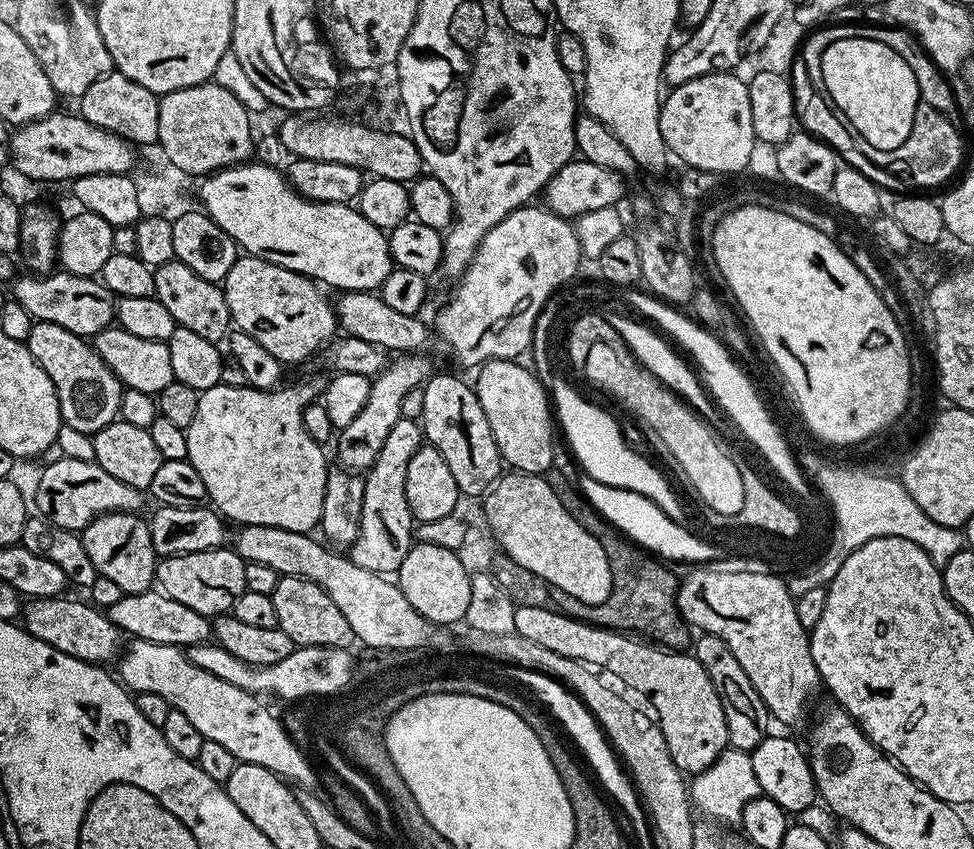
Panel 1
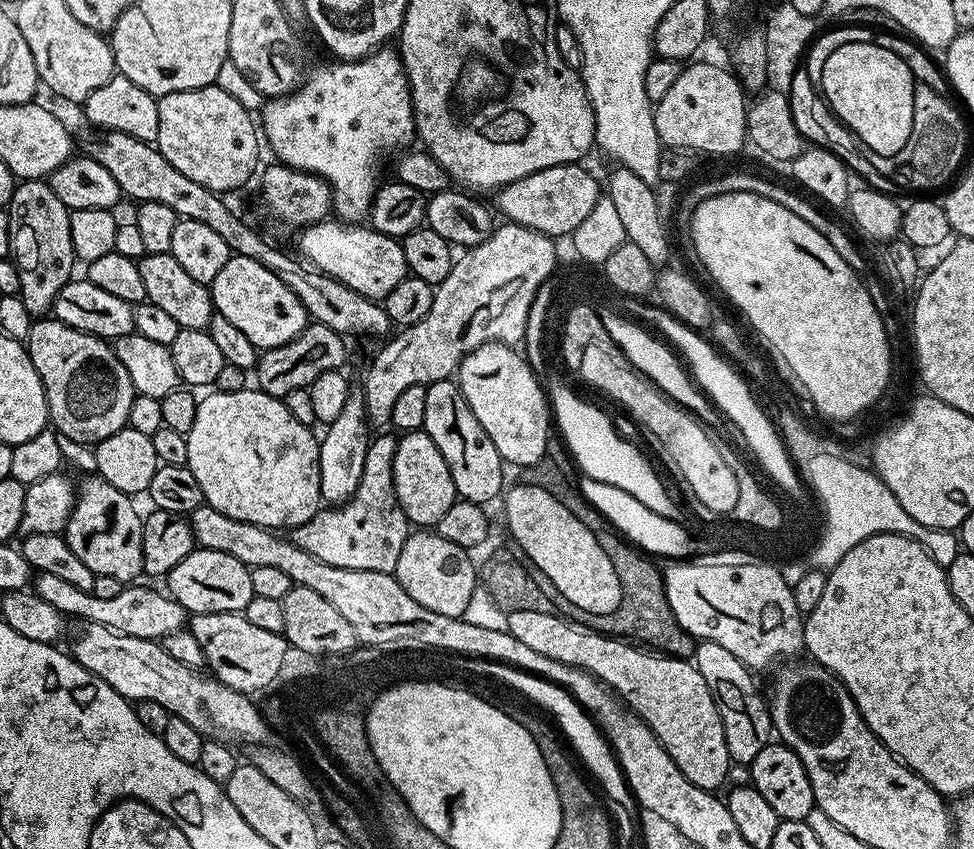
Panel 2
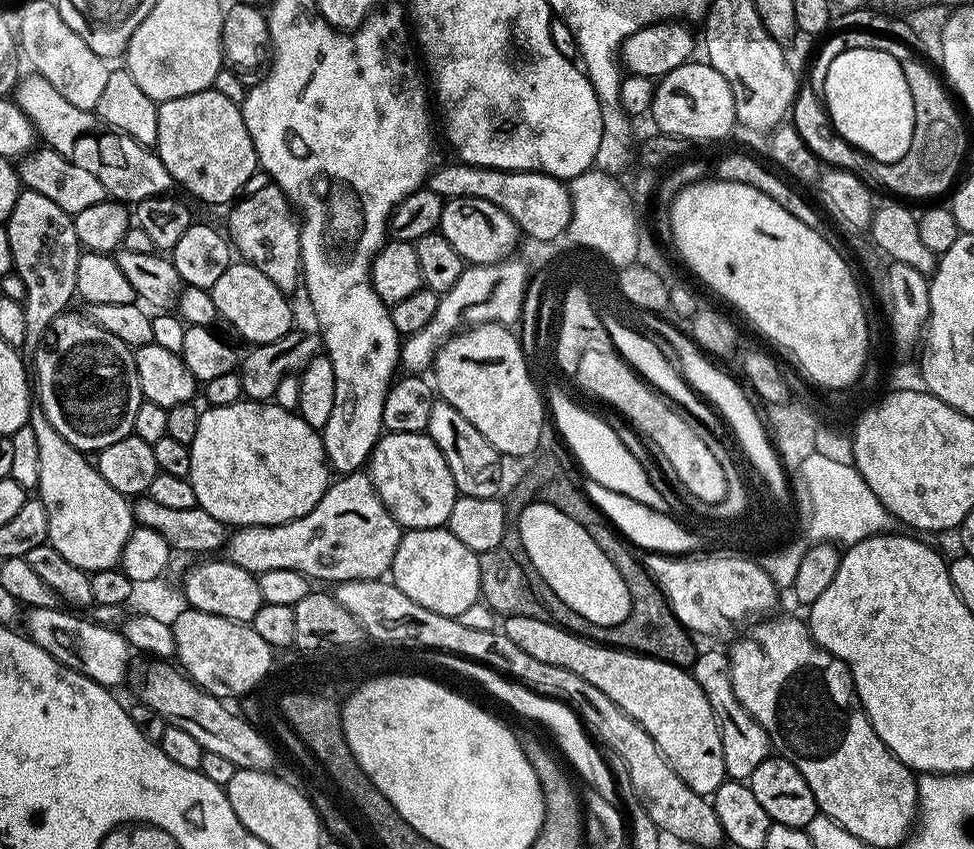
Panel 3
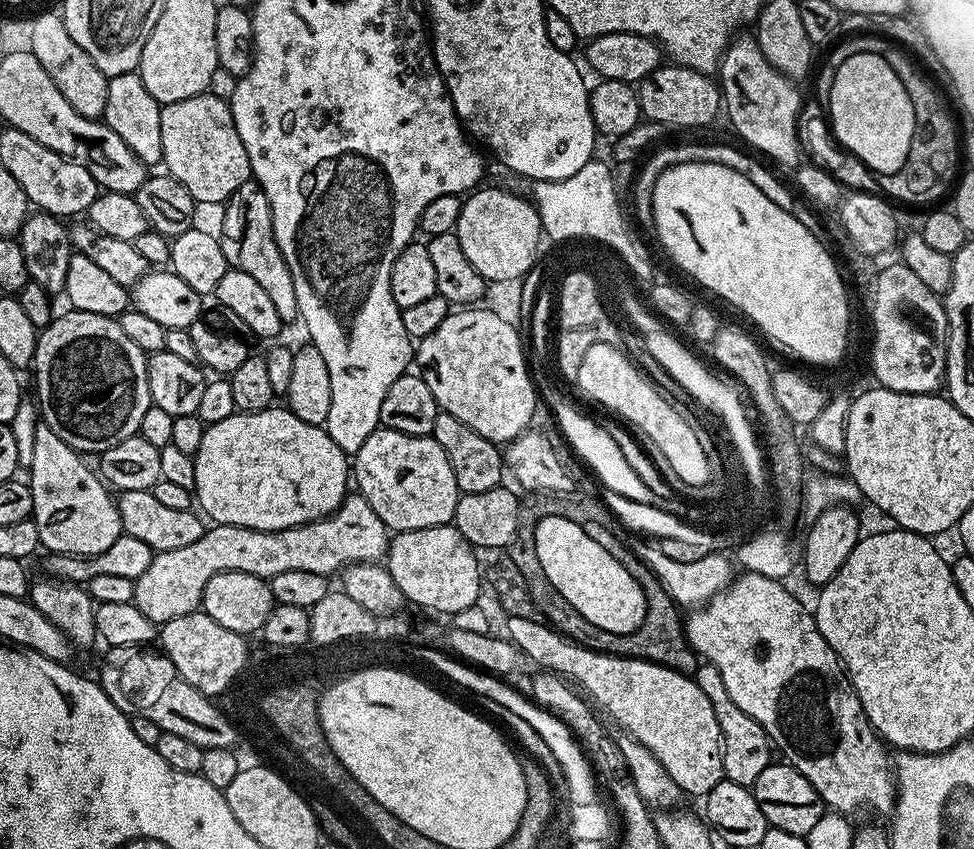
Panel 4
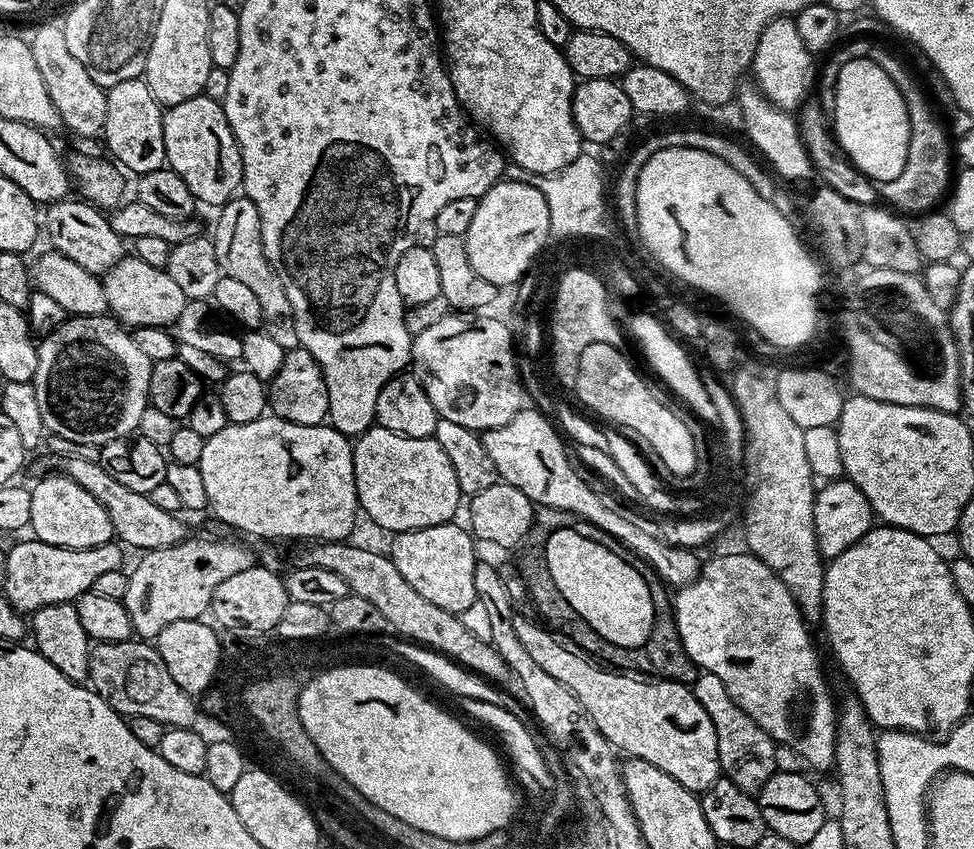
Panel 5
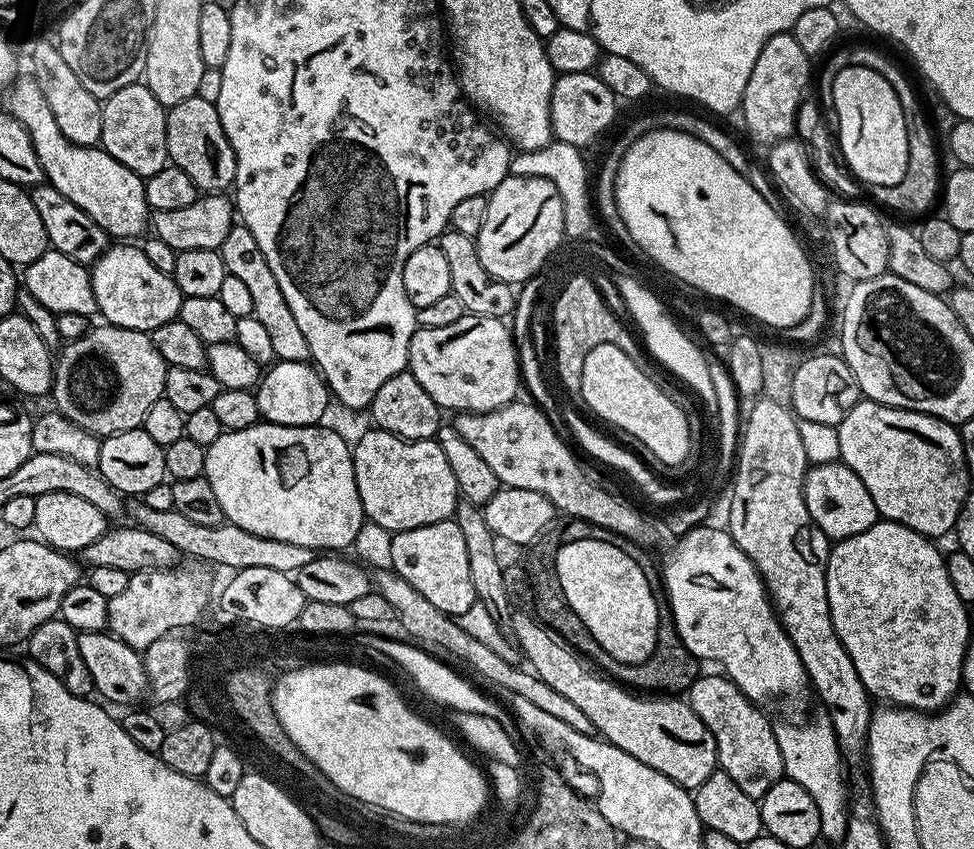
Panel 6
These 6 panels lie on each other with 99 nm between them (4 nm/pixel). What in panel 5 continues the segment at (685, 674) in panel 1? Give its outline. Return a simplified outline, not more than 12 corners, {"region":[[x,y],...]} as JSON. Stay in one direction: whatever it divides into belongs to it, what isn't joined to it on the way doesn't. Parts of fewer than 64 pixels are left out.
{"region":[[543,623],[514,634],[613,748],[697,794],[721,779],[689,685],[599,668]]}

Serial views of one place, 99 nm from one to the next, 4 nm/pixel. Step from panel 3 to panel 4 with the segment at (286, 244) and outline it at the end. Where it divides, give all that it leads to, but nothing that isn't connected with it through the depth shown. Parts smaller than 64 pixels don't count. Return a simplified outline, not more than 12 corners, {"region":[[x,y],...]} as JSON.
{"region":[[249,182],[223,205],[229,269],[250,274],[281,321],[296,320],[294,278],[270,202]]}

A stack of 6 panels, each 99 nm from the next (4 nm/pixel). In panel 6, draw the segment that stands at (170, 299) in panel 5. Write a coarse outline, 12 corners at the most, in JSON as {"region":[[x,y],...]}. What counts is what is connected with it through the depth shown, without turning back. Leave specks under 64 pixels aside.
{"region":[[143,247],[91,265],[107,323],[151,334],[179,317],[175,280]]}

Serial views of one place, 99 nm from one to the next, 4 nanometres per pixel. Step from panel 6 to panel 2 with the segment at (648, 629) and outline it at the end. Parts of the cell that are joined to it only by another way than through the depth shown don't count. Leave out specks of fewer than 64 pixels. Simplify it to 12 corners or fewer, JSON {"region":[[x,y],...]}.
{"region":[[503,493],[507,535],[574,606],[618,610],[596,534],[554,494]]}

